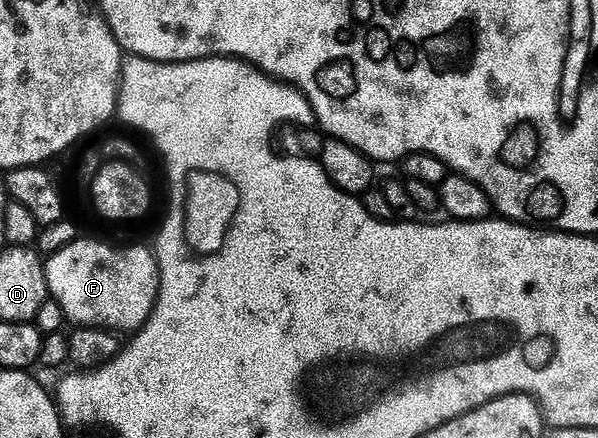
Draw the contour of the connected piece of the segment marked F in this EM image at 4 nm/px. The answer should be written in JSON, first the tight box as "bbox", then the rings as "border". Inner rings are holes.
{"bbox":[45,236,161,332],"border":[[[88,236],[67,244],[58,254],[45,262],[45,275],[49,281],[49,293],[65,309],[65,317],[70,323],[78,322],[81,328],[110,326],[113,330],[136,332],[153,315],[157,306],[157,294],[161,291],[161,270],[157,266],[157,255],[152,249],[129,246],[126,250],[116,250],[105,242],[92,242]]]}

